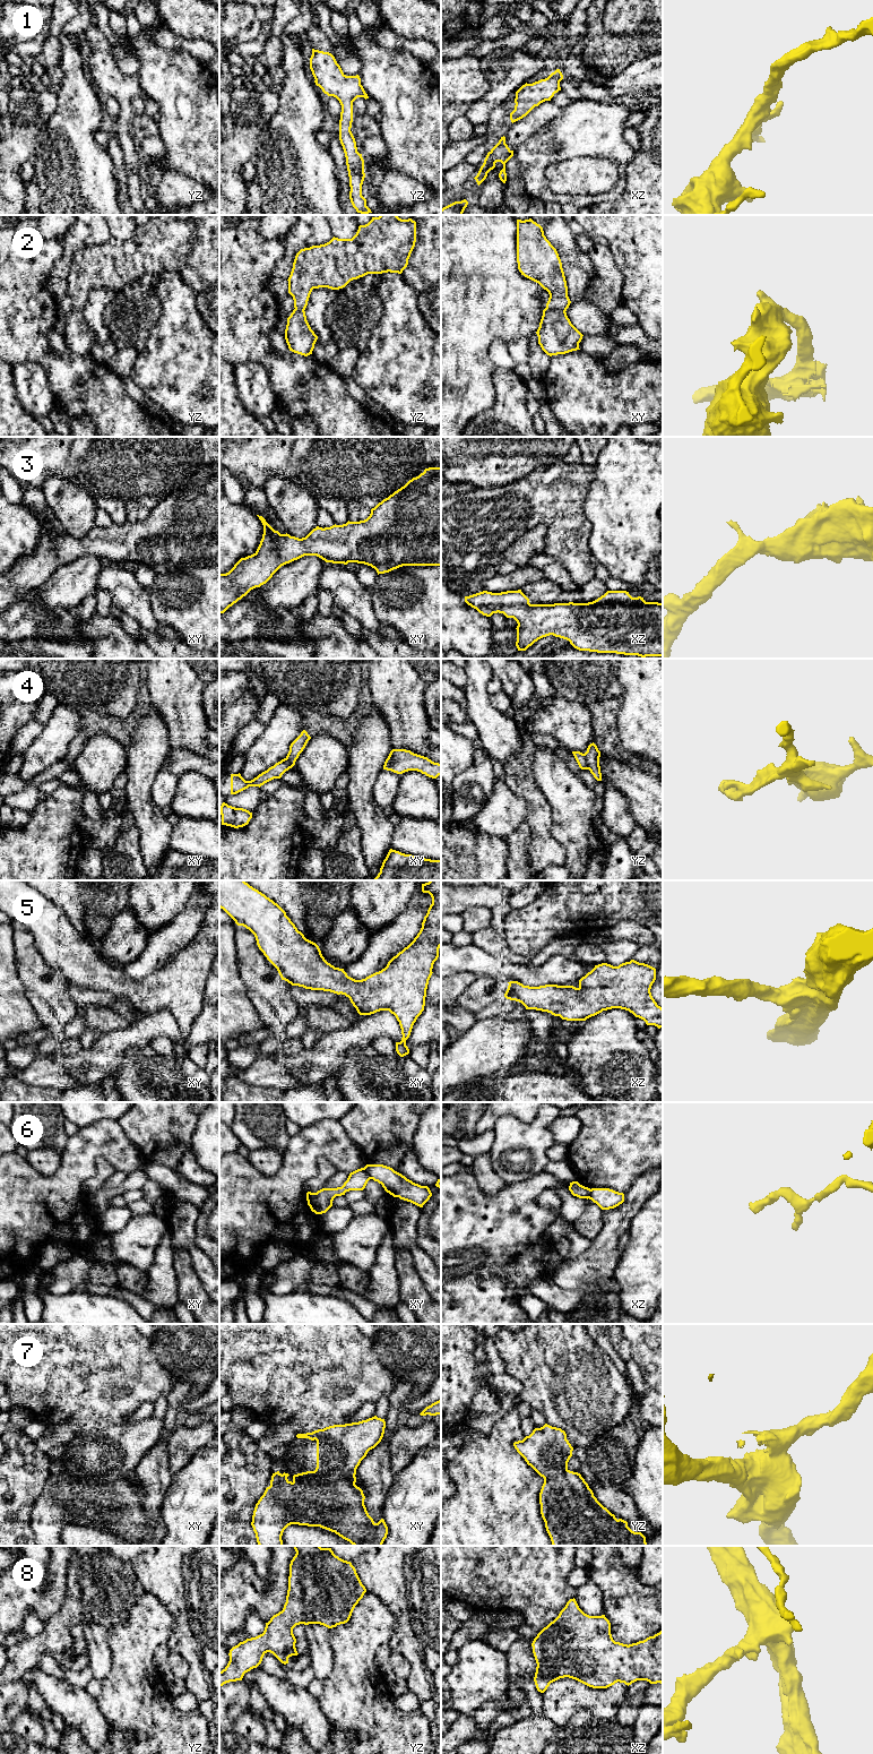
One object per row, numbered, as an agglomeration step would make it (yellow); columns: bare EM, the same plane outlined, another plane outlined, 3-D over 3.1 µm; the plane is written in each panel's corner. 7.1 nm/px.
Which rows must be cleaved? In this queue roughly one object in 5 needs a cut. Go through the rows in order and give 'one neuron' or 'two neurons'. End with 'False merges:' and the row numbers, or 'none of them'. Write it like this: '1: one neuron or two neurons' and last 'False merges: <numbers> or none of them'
1: one neuron
2: two neurons
3: one neuron
4: two neurons
5: one neuron
6: two neurons
7: two neurons
8: one neuron
False merges: 2, 4, 6, 7

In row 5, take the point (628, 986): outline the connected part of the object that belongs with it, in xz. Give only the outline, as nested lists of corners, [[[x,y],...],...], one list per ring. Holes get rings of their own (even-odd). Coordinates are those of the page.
[[[634,960],[613,966],[607,963],[595,968],[579,980],[579,987],[545,985],[539,987],[524,986],[518,981],[508,982],[504,997],[521,1003],[526,1009],[551,1013],[567,1021],[586,1021],[603,1011],[621,1008],[629,1011],[647,1025],[663,1028],[663,1008],[657,1005],[650,989],[656,980],[656,969]]]

